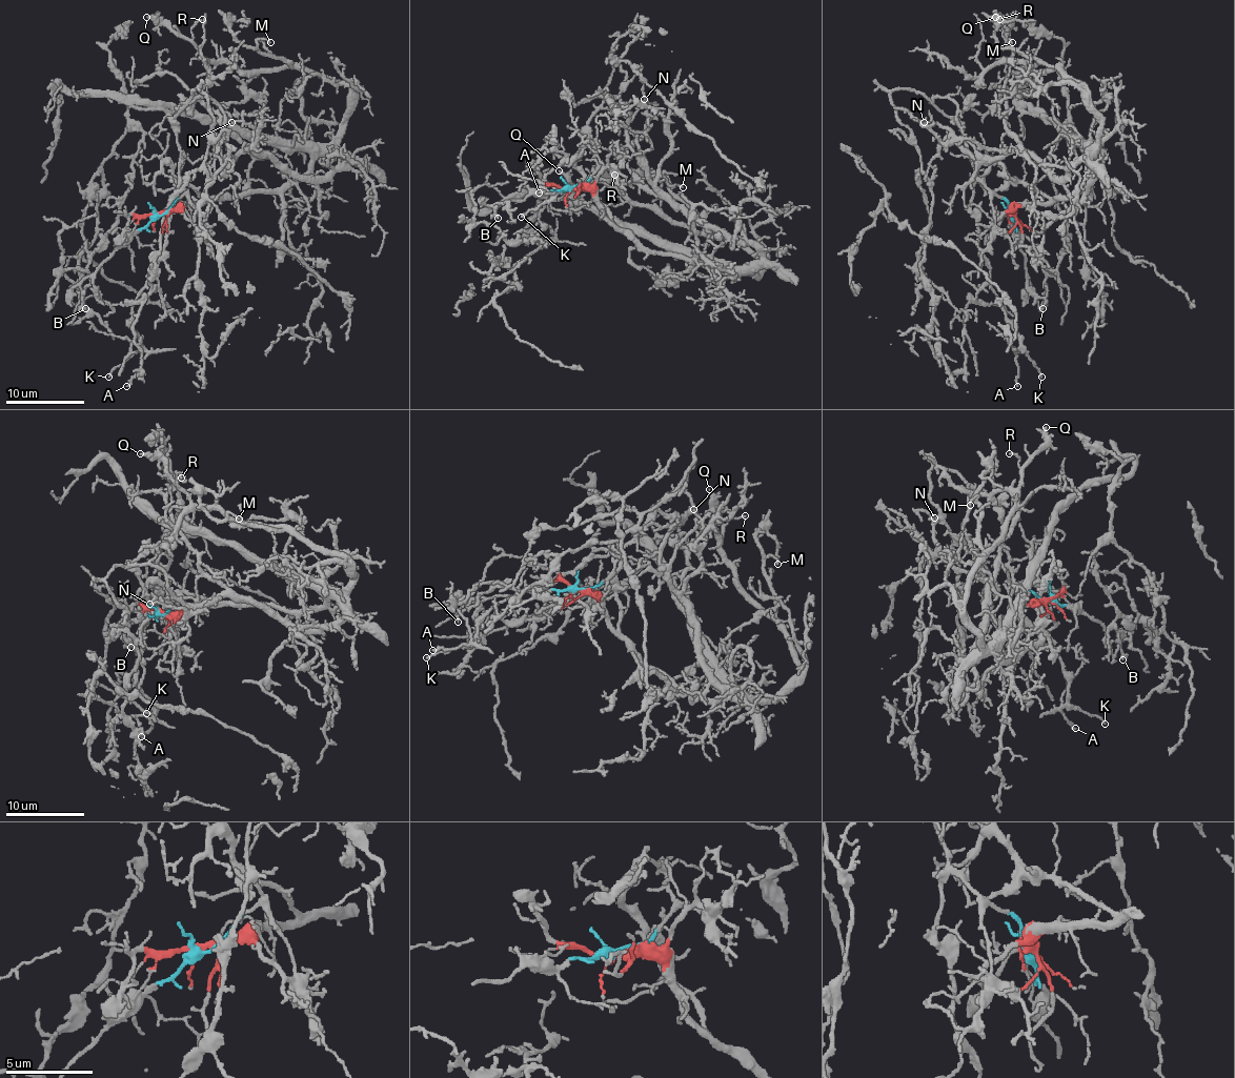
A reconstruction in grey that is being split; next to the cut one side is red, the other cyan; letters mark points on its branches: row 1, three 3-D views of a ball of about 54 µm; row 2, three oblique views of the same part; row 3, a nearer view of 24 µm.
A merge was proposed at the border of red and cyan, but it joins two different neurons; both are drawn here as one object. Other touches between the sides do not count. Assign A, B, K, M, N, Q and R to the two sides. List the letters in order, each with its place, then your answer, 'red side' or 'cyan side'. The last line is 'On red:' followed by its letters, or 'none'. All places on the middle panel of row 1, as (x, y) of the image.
A: at (539, 192); cyan side
B: at (498, 218); cyan side
K: at (521, 217); cyan side
M: at (683, 187); red side
N: at (644, 99); red side
Q: at (559, 170); red side
R: at (614, 175); red side
On red: M, N, Q, R

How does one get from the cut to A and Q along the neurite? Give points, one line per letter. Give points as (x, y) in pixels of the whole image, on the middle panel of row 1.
A: (571, 187), (594, 171), (591, 148), (585, 146), (544, 178), (553, 196), (560, 191), (539, 194)
Q: (571, 187), (646, 248), (751, 276), (761, 265), (560, 169)

